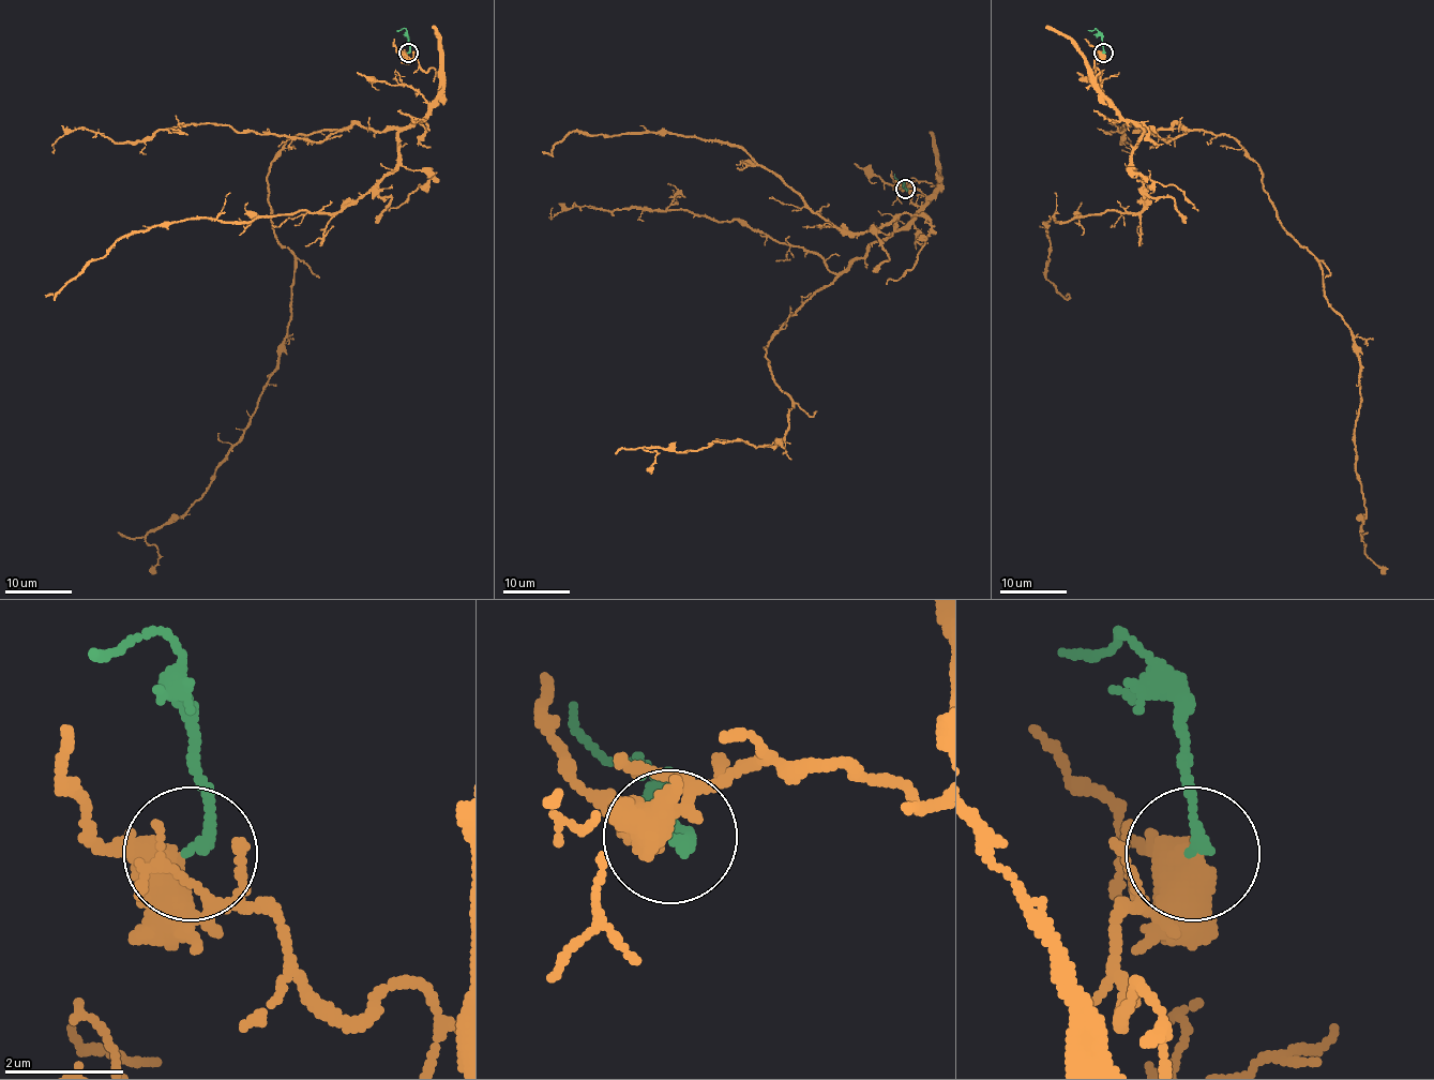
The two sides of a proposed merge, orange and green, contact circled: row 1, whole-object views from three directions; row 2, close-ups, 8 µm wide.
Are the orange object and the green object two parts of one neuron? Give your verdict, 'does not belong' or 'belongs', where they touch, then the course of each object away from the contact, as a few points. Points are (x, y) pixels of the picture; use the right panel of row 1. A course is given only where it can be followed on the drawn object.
does not belong; at (1103, 53); orange runs (1102, 53), (1096, 89), (1126, 119), (1227, 134), (1314, 256), (1359, 361), (1361, 537), (1386, 573); green runs (1102, 53), (1102, 35), (1095, 27), (1087, 31)

